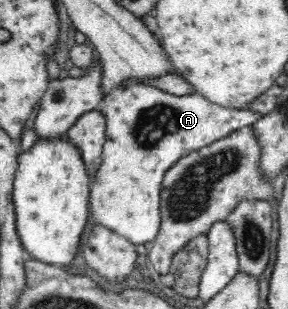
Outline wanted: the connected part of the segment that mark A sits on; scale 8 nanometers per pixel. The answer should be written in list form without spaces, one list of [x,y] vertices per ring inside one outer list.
[[[139,82],[114,87],[105,95],[100,109],[106,117],[106,140],[101,165],[90,181],[89,208],[97,224],[104,225],[135,245],[153,241],[158,234],[161,223],[161,183],[171,165],[189,151],[209,146],[230,135],[231,131],[255,123],[261,116],[247,109],[223,107],[207,99],[199,91],[179,97]]]

